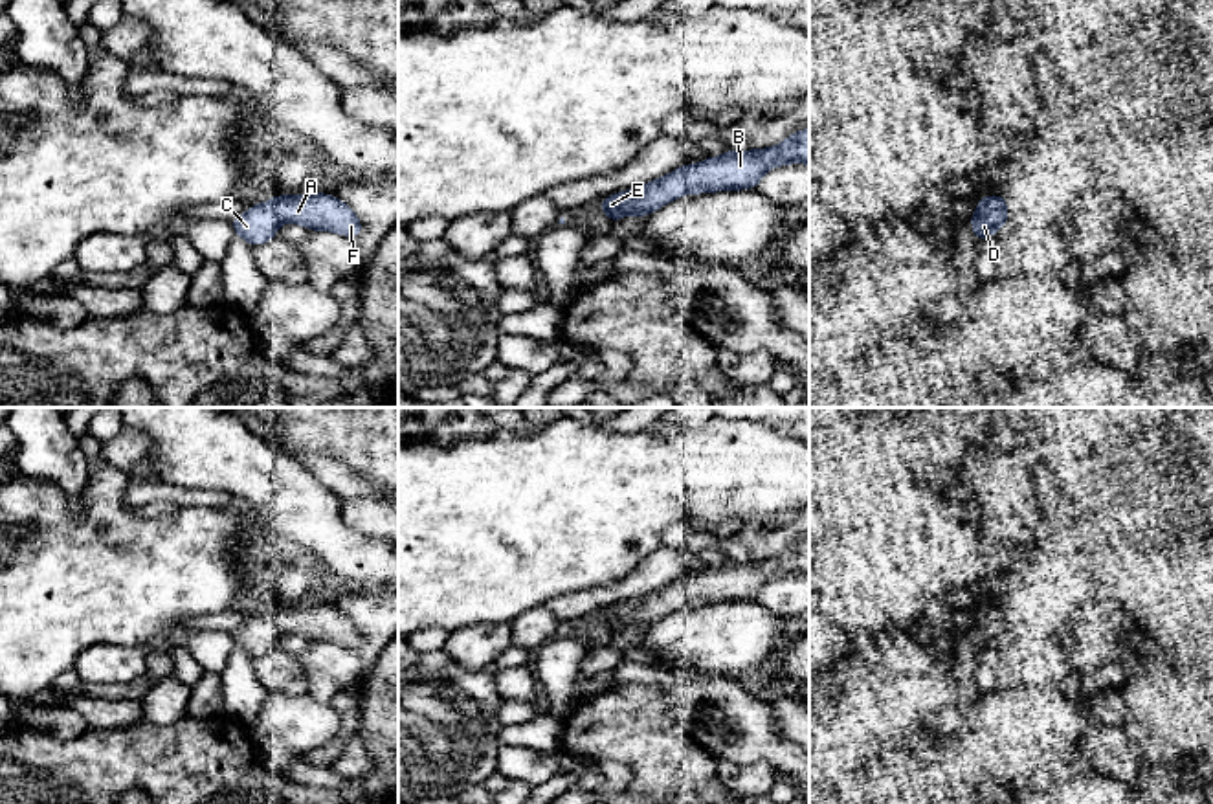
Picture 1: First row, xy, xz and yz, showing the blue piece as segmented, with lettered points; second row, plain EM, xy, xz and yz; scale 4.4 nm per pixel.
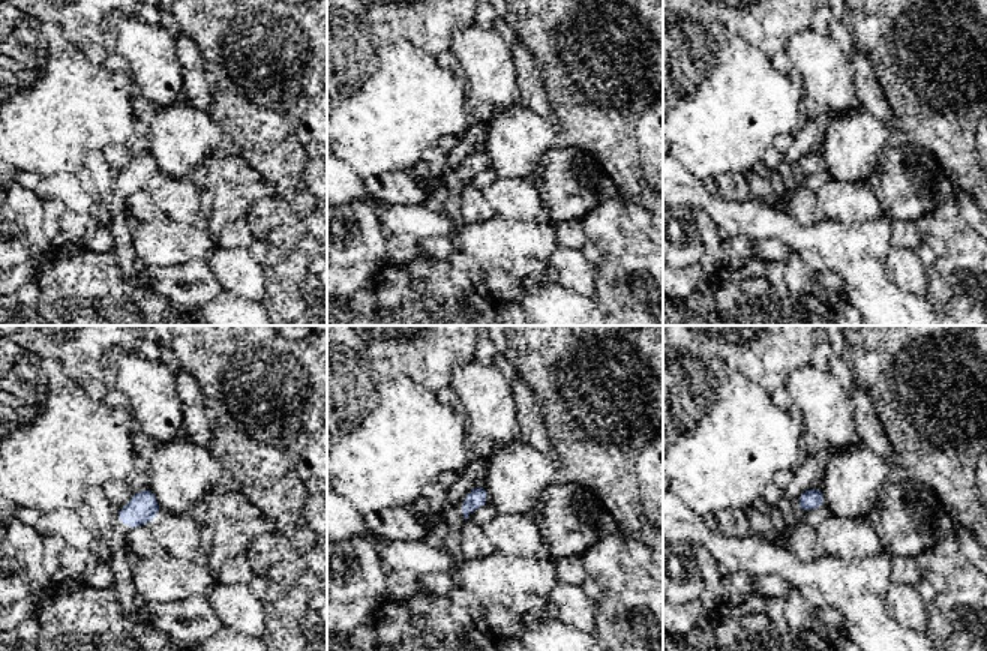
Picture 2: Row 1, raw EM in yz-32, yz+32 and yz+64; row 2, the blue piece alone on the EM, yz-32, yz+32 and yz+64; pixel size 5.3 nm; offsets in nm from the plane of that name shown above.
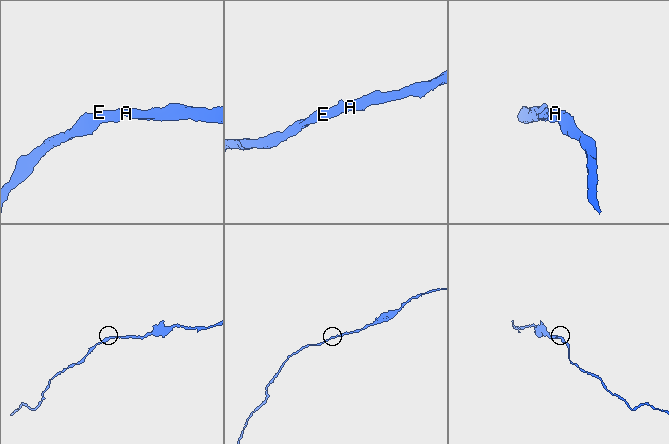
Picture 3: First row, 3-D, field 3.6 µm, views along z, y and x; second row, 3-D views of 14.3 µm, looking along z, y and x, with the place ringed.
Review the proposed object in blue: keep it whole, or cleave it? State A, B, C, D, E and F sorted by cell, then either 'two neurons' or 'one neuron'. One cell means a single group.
A B C D E F; one neuron

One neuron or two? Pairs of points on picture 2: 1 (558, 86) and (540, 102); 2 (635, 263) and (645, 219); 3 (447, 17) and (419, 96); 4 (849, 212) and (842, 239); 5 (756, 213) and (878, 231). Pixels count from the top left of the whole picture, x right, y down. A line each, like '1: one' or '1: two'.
1: two
2: two
3: two
4: two
5: one

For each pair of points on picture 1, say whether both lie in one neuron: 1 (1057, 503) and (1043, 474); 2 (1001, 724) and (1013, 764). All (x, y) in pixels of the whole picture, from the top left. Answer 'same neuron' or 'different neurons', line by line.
1: same neuron
2: different neurons

